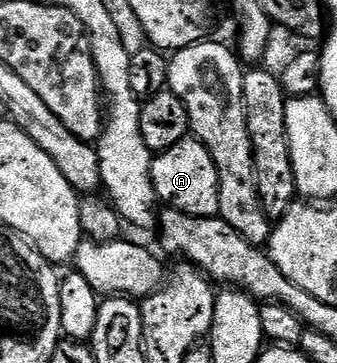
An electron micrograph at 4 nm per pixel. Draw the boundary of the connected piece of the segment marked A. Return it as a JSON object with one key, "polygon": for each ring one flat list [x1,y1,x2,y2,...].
{"polygon":[[192,137,171,145,171,149,154,154,151,165,151,181,158,200,166,208,182,211,196,219,212,219,220,216,219,173,211,153]]}

